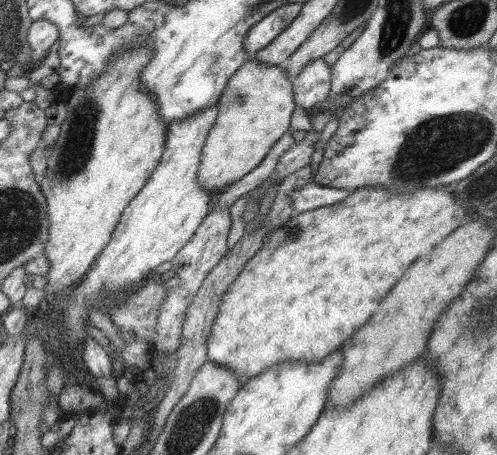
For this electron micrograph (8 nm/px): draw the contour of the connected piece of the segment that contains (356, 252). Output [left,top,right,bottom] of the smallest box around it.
[205,186,463,379]

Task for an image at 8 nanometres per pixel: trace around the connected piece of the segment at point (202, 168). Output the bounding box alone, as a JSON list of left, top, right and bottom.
[196,58,295,194]

